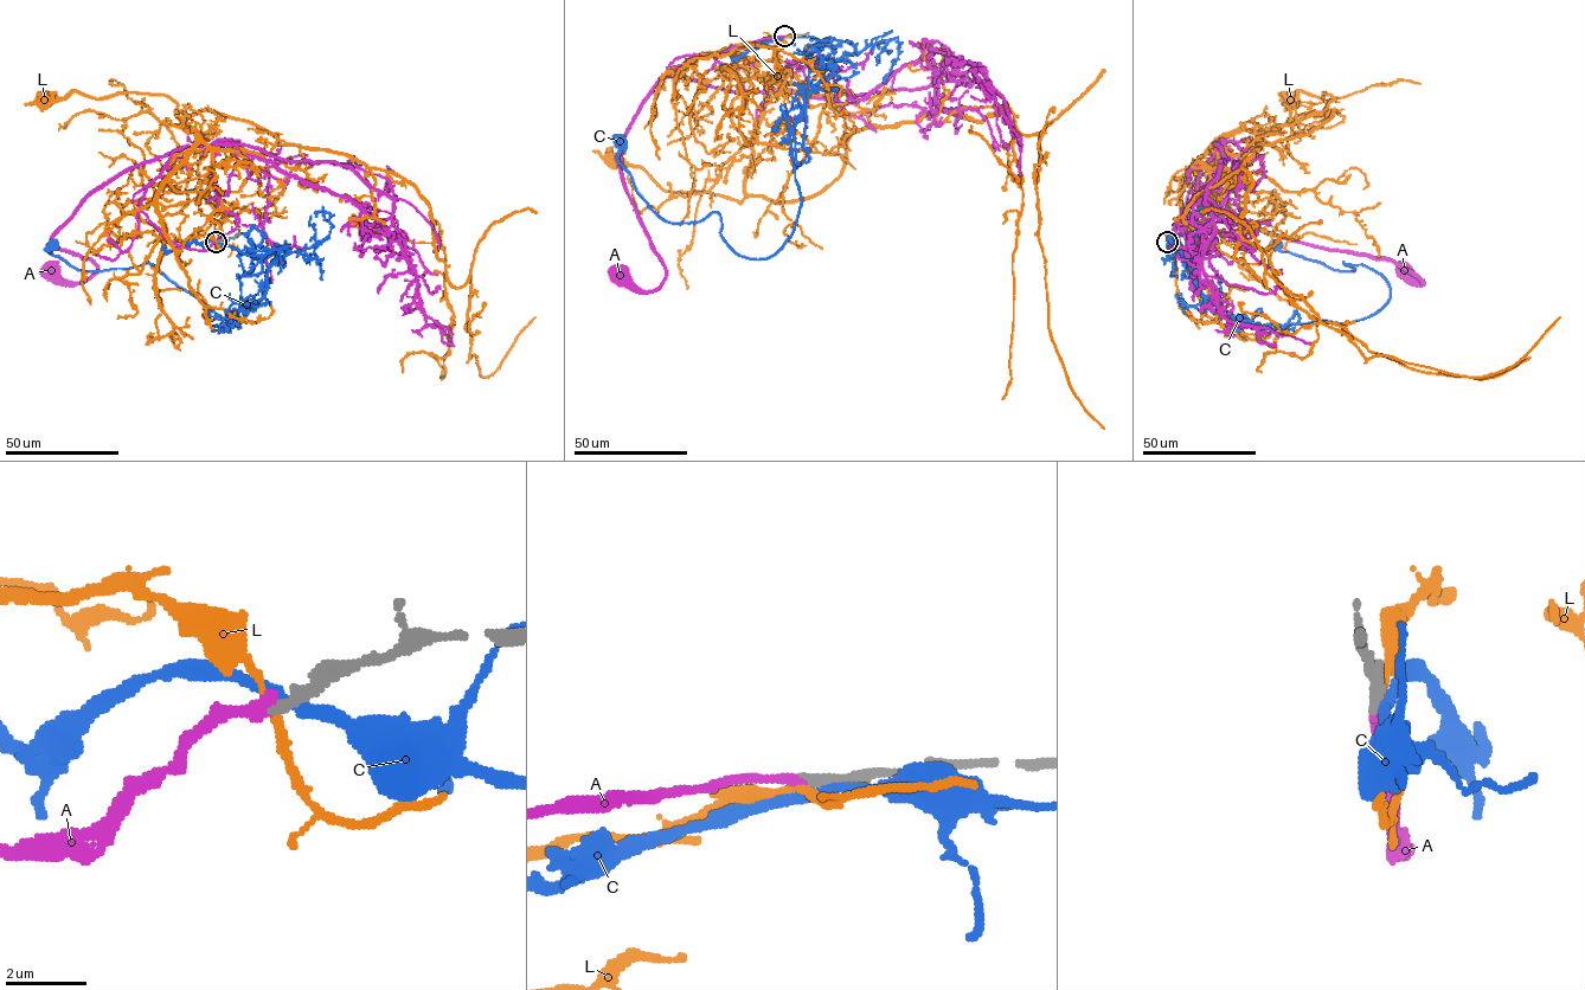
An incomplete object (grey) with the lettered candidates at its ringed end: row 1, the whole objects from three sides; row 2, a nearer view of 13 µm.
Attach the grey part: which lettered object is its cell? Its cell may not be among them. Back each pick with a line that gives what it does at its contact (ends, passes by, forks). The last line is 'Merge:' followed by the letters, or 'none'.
A: it ends
Merge: A

